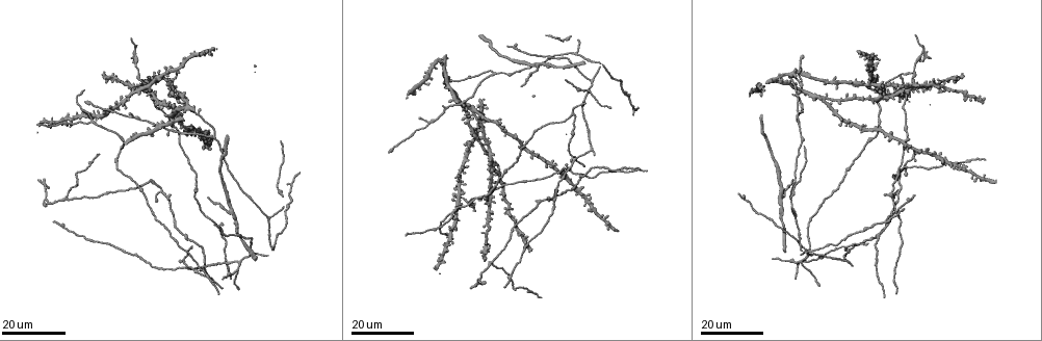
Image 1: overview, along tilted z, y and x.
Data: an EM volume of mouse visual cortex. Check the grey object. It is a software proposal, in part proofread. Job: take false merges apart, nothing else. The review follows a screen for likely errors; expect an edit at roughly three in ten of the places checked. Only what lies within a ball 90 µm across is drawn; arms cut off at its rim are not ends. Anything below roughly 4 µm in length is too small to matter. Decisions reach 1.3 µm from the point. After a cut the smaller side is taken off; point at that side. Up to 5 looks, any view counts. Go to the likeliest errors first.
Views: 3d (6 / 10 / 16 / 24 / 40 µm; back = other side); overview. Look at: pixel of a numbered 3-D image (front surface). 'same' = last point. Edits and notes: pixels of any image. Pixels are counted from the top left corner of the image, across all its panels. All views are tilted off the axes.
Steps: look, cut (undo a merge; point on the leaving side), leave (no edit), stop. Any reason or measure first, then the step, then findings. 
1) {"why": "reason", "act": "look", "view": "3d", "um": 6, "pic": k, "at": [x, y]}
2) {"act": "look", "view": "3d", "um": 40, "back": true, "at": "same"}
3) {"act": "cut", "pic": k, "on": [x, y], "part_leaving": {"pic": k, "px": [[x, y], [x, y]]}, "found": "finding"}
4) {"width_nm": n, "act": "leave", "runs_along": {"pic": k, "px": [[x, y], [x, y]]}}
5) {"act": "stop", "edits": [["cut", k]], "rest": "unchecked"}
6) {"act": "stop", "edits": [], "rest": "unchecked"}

{"why": "a fork", "act": "look", "view": "3d", "um": 24, "pic": 1, "at": [498, 172]}

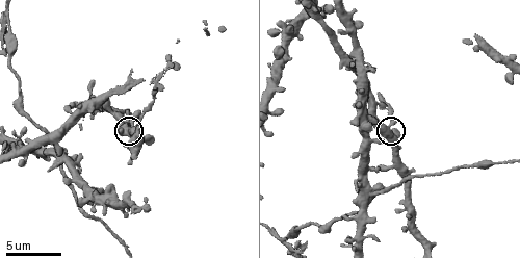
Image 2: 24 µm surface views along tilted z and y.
{"why": "zoom in", "act": "look", "view": "3d", "um": 6, "pic": 2, "at": [390, 128]}

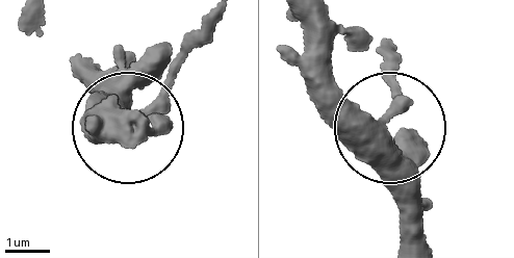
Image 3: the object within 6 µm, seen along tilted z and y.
{"side_arm_um": 6, "act": "cut", "pic": 3, "on": [178, 60], "part_leaving": {"pic": 3, "px": [[384, 114], [396, 102], [384, 57]]}, "found": "a second neuron is stuck on"}

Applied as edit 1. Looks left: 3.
{"act": "look", "view": "overview"}

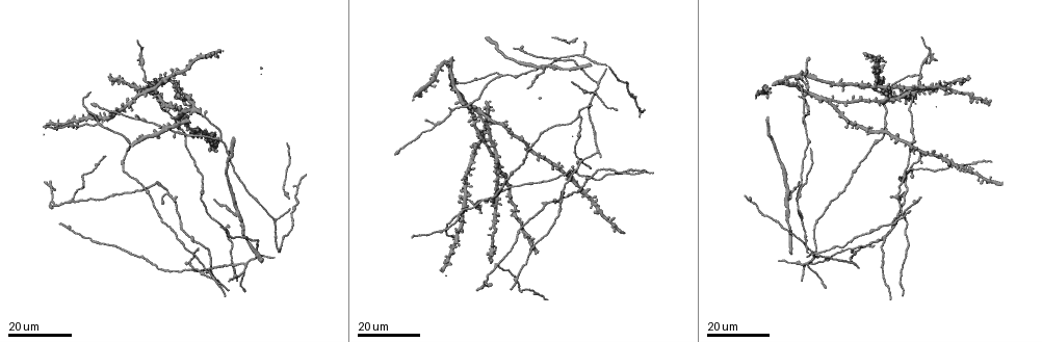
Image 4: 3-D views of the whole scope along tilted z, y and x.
{"why": "branch point", "act": "look", "view": "3d", "um": 16, "pic": 4, "at": [577, 116]}

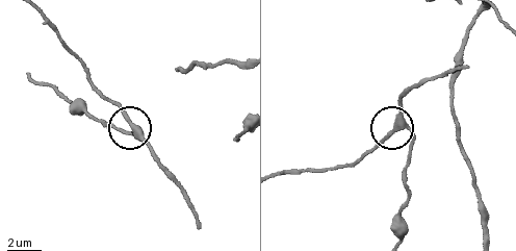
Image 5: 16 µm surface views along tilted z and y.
{"why": "closer look", "act": "look", "view": "3d", "um": 10, "pic": 5, "at": [397, 128]}

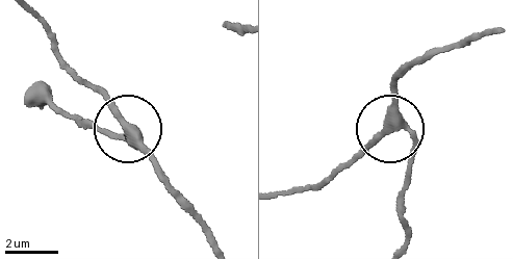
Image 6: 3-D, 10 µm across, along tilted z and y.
{"arms": 3, "act": "leave", "found": "one neuron here"}

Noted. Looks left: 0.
{"act": "stop", "edits": [["cut", 3]], "rest": "unchecked"}

